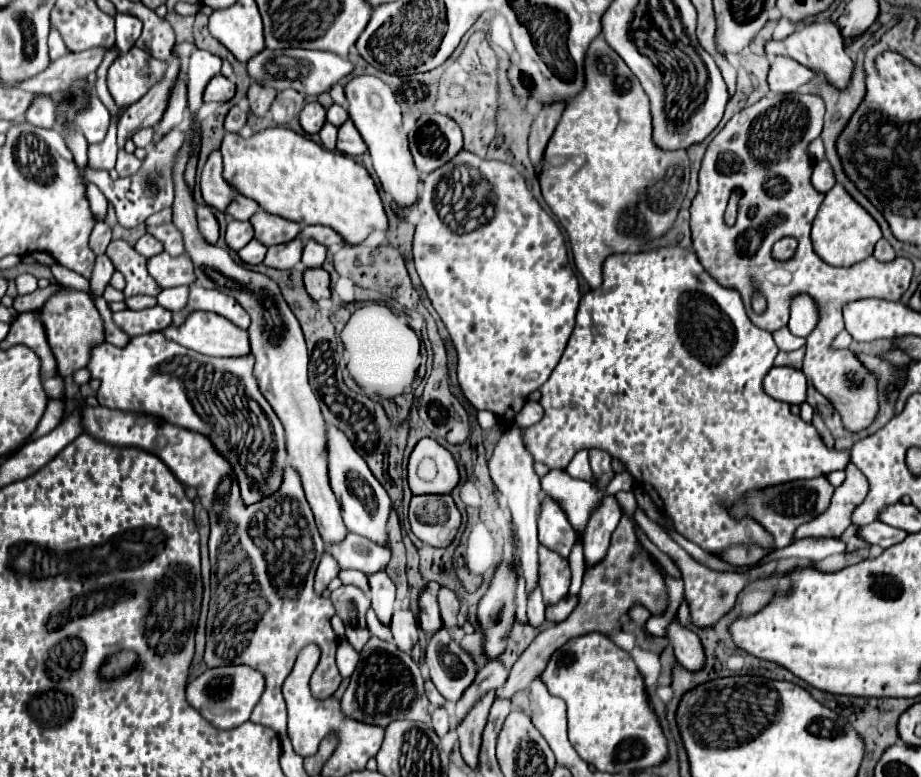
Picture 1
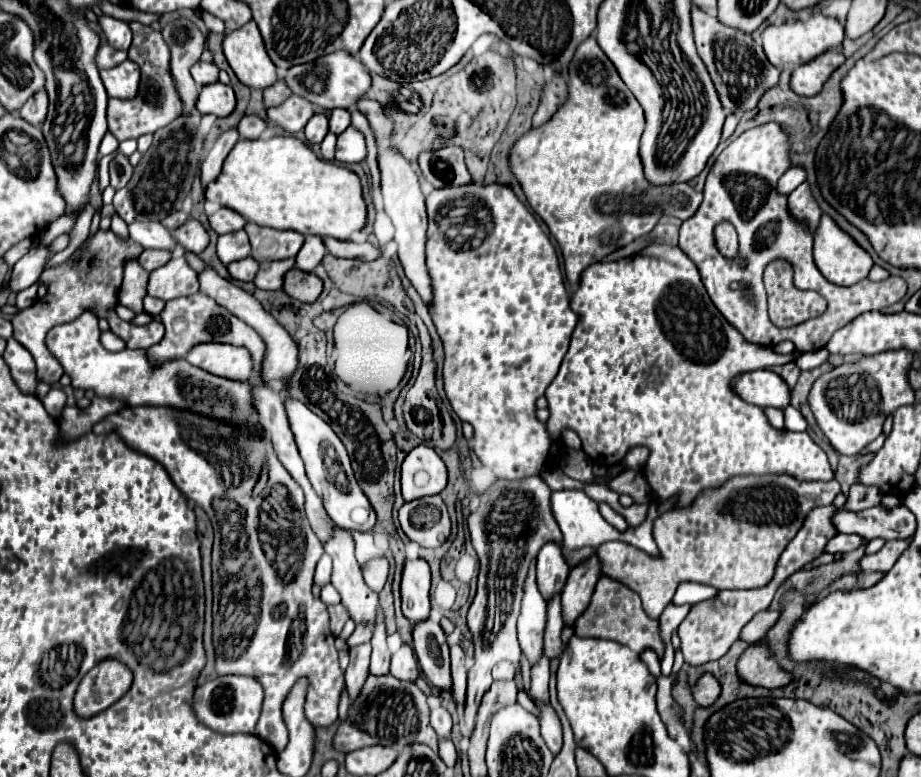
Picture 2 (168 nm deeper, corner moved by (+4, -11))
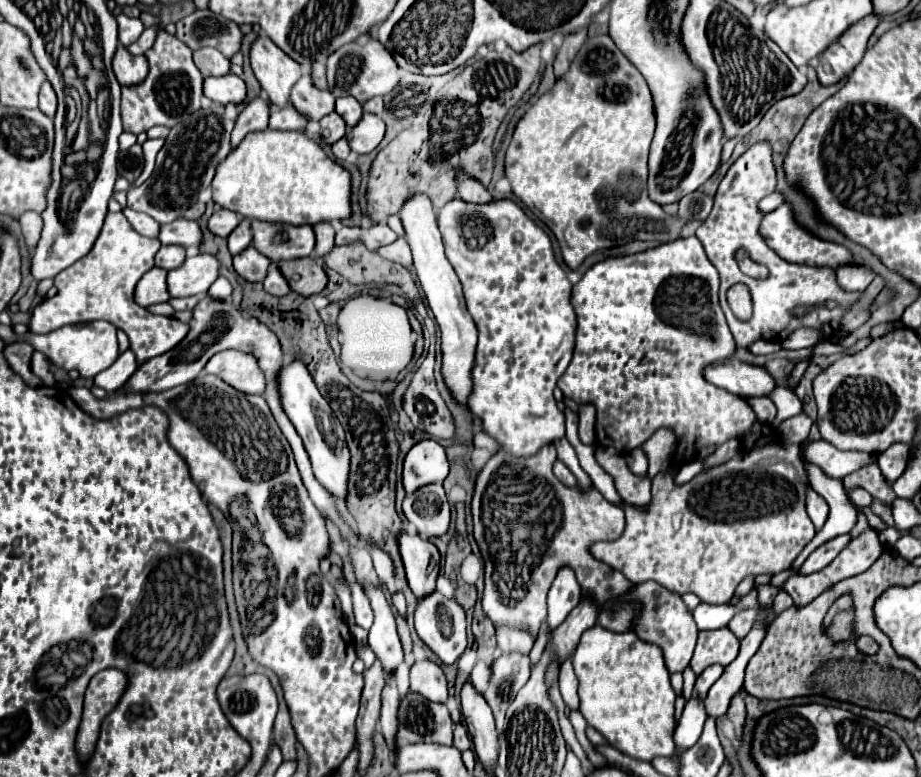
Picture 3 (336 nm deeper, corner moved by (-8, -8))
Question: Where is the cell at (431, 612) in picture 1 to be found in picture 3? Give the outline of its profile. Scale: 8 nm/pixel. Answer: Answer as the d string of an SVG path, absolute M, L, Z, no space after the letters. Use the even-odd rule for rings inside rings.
M406 529L398 533L398 549L404 563L406 579L416 597L426 597L436 589L440 569L438 549L420 535L410 535Z

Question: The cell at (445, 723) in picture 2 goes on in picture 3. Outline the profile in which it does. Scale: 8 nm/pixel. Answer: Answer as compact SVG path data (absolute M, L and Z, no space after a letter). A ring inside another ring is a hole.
M460 723L460 725L454 725L454 747L458 751L466 751L466 749L472 749L472 741L470 741L470 735L466 731L466 727Z

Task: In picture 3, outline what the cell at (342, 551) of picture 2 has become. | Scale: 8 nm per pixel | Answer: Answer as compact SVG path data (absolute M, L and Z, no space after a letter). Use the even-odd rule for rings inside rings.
M380 587L366 589L366 595L370 599L370 605L372 605L372 611L376 617L374 625L368 633L370 649L376 653L378 661L382 663L382 669L388 677L398 669L398 665L404 659L400 637L396 633L396 619L394 619L394 613Z

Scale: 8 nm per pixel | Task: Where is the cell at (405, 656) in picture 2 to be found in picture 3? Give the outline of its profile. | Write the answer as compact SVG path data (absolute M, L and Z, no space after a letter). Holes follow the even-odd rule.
M418 661L410 669L410 689L428 701L434 703L446 703L448 699L448 683L446 677L434 661Z

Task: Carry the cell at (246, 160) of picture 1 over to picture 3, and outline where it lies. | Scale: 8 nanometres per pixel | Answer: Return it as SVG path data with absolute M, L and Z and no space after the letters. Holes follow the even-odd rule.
M252 131L218 163L212 201L240 217L314 225L350 217L350 173L300 131Z

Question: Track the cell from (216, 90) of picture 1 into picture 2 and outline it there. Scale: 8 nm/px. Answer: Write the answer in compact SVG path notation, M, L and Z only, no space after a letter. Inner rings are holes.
M222 82L204 86L200 90L196 108L202 114L214 114L214 116L228 116L236 106L236 98L232 92L232 86L226 86Z

